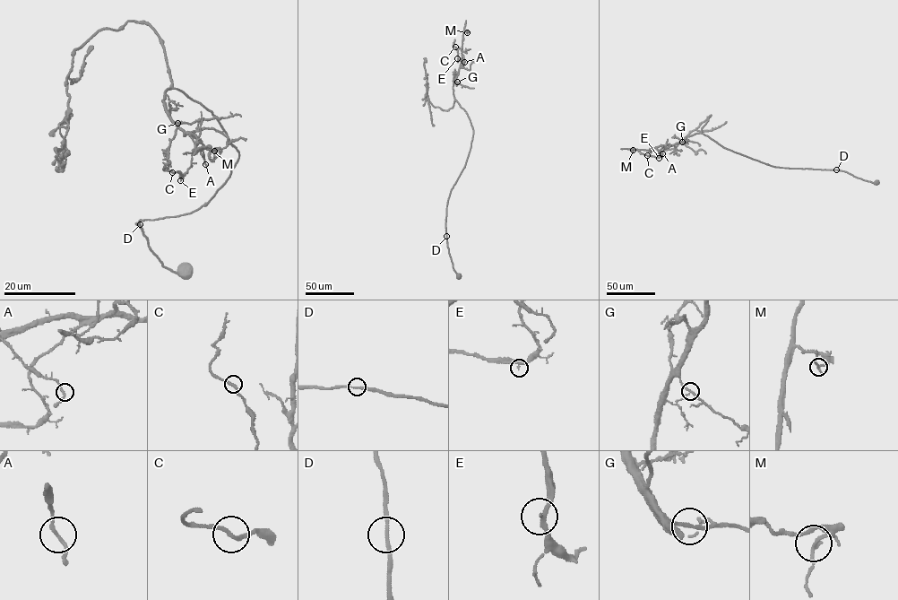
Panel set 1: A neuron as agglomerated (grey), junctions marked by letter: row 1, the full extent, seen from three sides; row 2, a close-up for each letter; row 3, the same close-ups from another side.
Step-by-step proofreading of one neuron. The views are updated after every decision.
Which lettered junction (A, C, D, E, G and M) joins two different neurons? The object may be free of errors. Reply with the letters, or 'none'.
none

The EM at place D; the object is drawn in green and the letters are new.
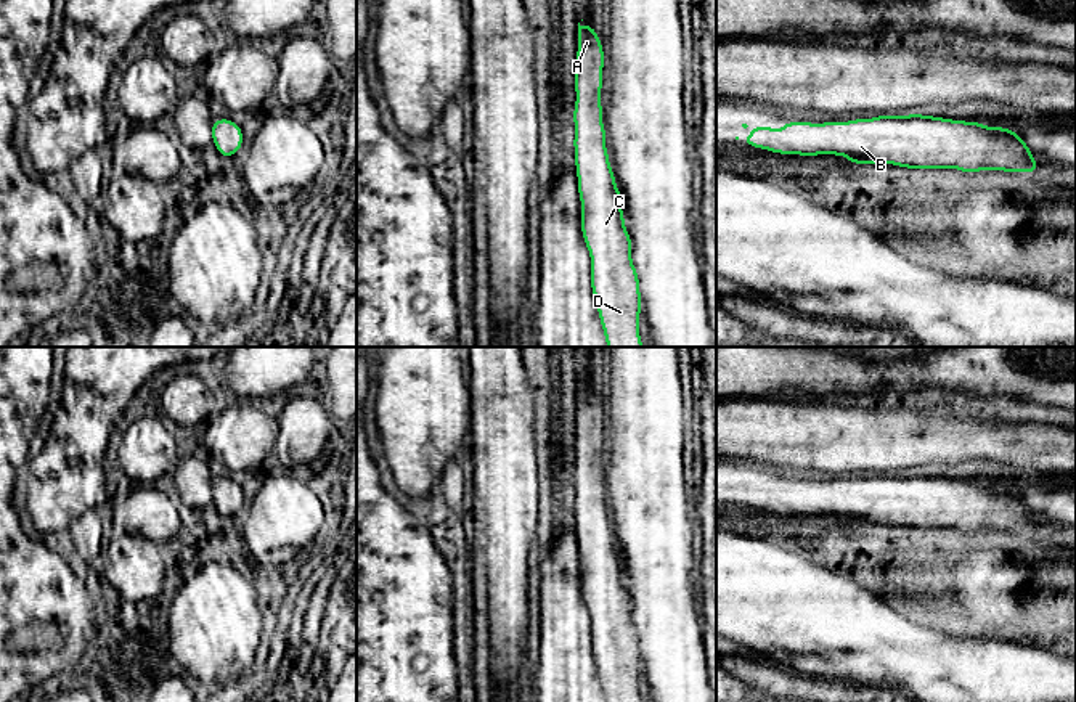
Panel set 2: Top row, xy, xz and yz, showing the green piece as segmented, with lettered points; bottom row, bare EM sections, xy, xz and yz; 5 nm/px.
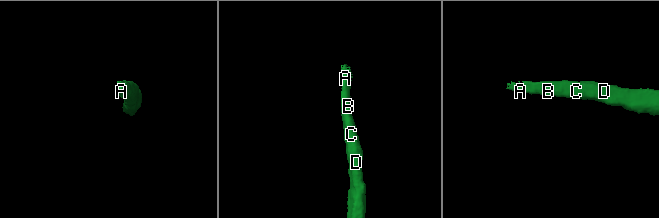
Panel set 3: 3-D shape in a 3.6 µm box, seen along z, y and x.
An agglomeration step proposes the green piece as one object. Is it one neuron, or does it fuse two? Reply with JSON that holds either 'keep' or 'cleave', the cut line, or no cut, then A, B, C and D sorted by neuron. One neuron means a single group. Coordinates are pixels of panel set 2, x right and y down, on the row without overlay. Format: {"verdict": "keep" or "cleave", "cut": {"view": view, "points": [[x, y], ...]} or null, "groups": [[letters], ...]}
{"verdict": "keep", "cut": null, "groups": [["A", "B", "C", "D"]]}

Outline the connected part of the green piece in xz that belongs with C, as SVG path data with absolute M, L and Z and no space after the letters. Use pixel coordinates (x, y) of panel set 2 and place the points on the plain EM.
M578 382L575 429L575 529L581 593L591 615L591 649L605 702L641 702L639 636L631 620L622 554L609 522L602 484L604 408L597 392Z

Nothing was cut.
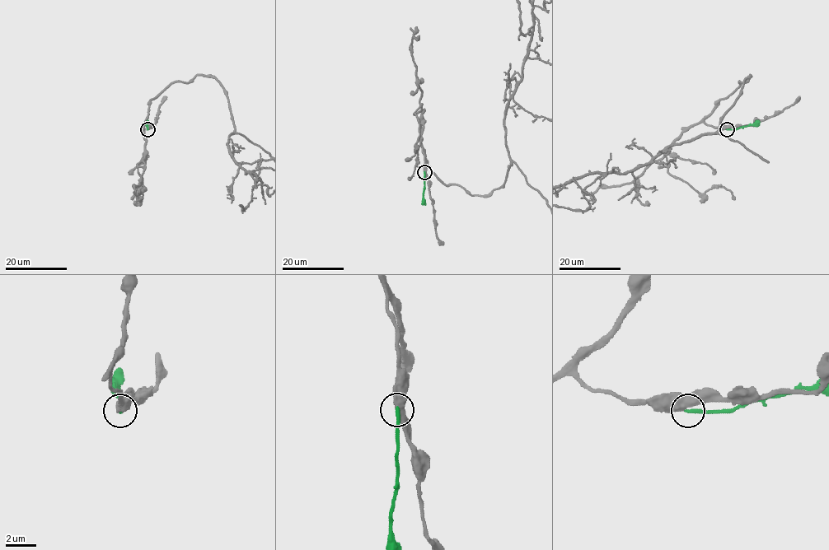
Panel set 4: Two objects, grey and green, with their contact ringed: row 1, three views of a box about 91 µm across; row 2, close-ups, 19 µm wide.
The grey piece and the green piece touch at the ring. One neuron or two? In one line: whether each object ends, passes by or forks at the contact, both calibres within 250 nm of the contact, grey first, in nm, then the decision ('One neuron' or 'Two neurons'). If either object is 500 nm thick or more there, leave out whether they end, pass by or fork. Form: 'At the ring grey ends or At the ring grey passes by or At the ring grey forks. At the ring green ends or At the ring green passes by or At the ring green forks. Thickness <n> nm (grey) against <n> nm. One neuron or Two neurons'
Thickness 550 nm (grey) against 240 nm. Two neurons

